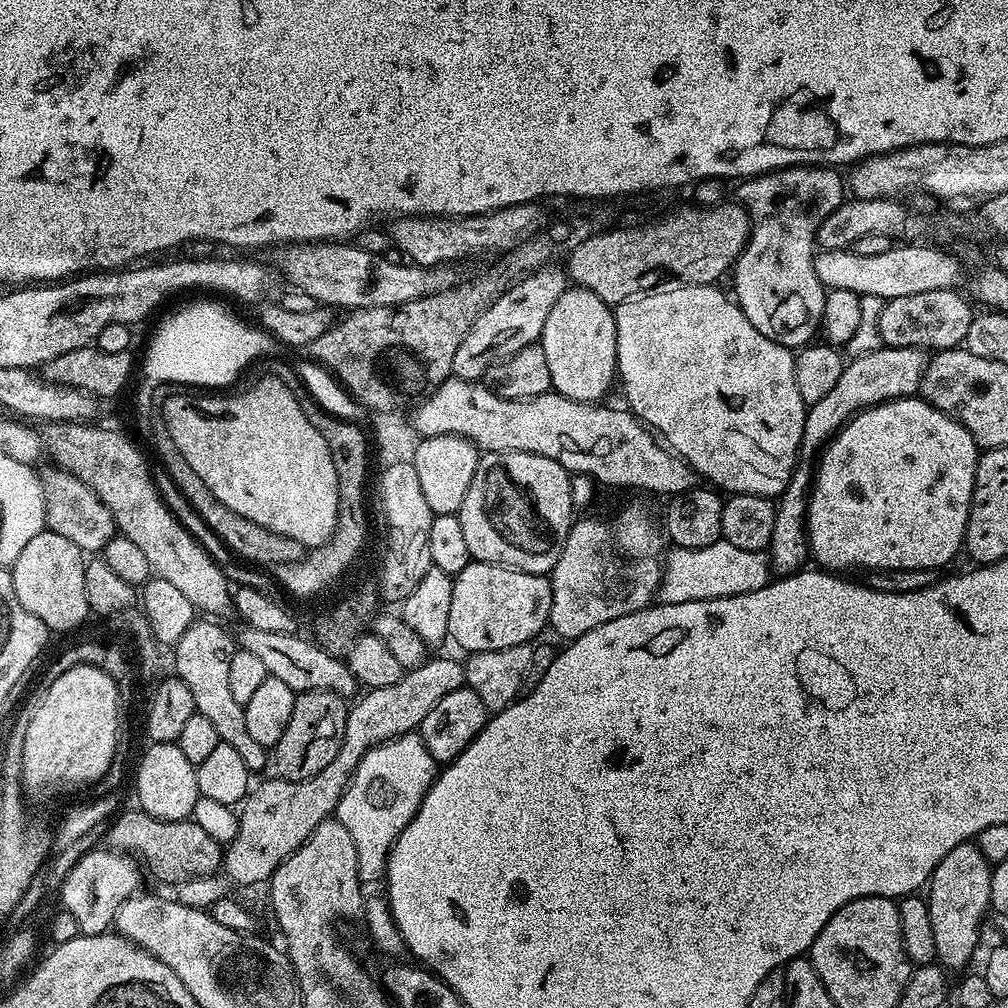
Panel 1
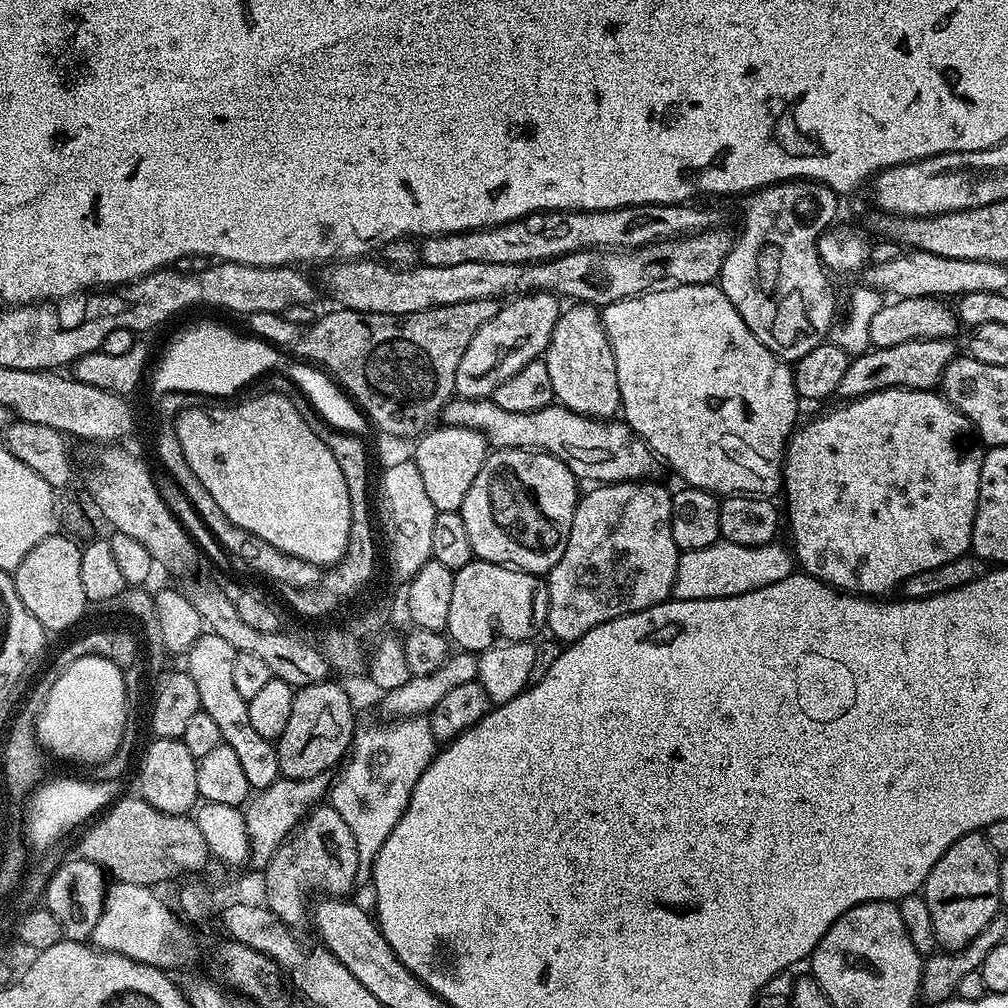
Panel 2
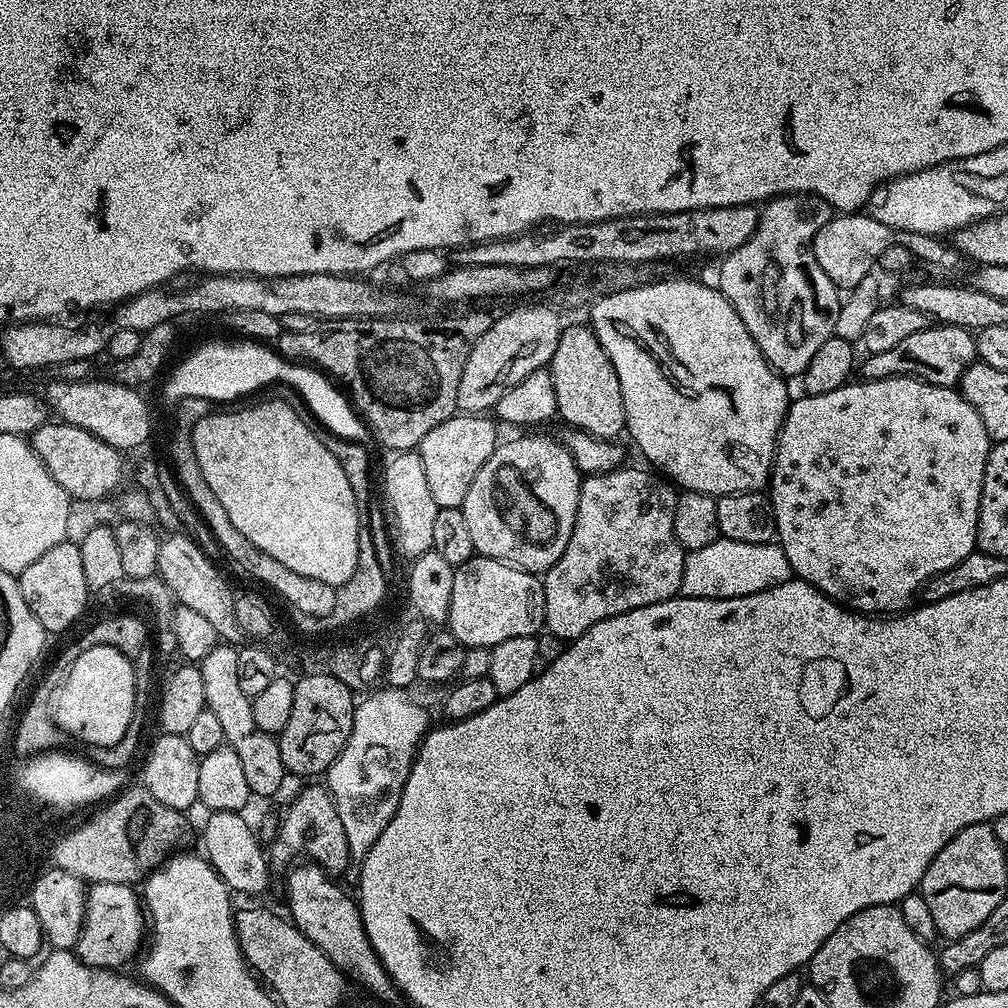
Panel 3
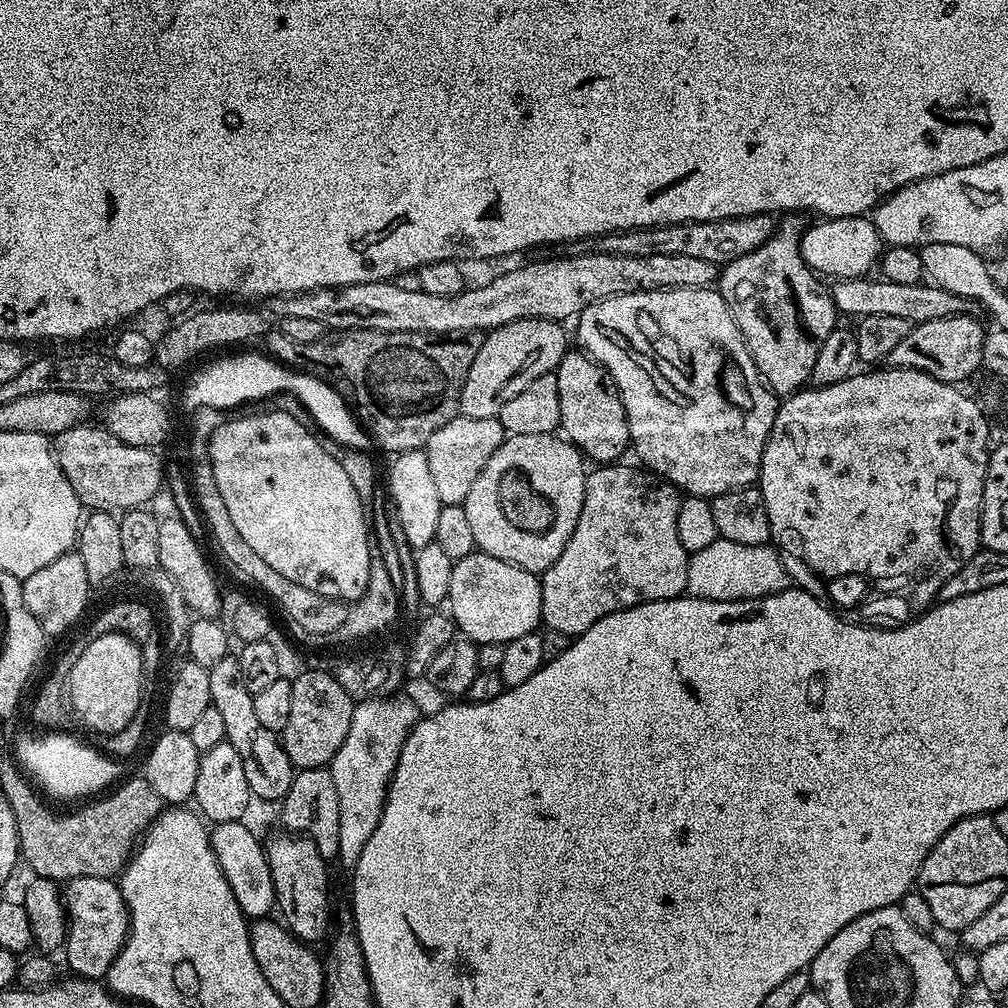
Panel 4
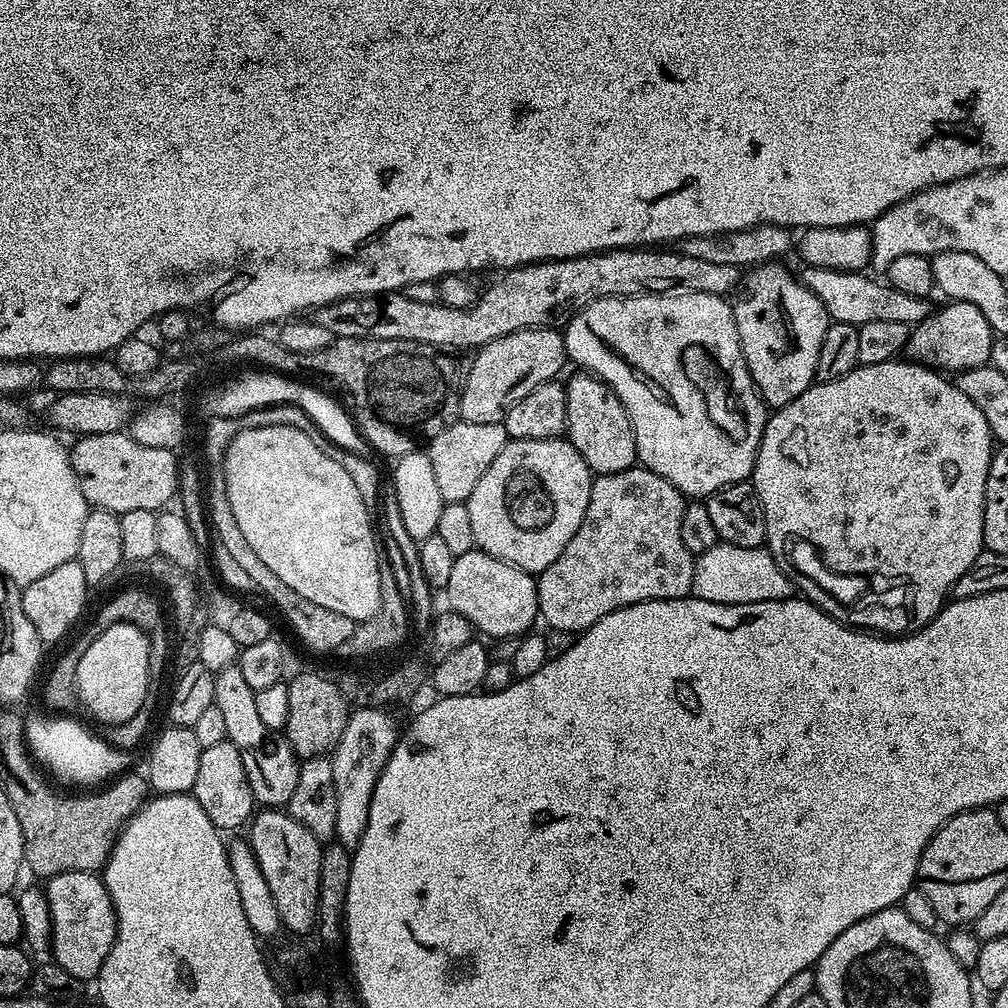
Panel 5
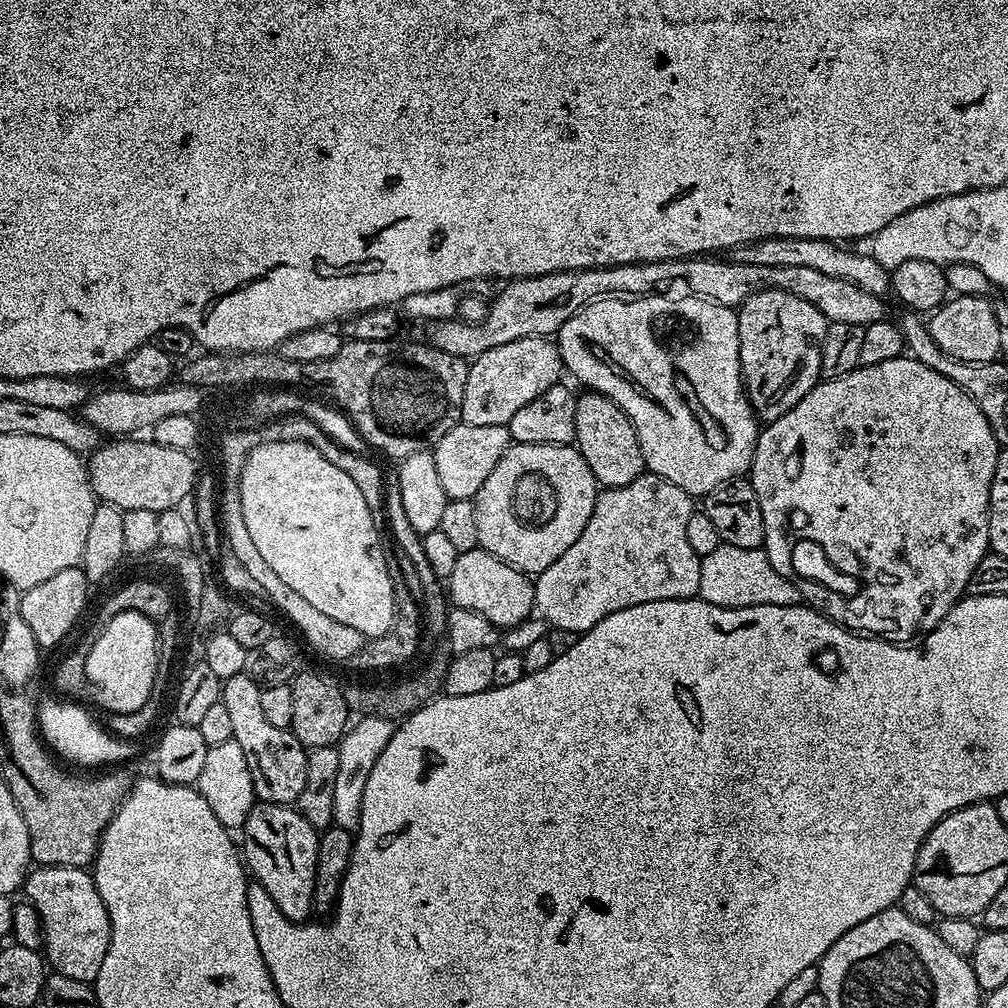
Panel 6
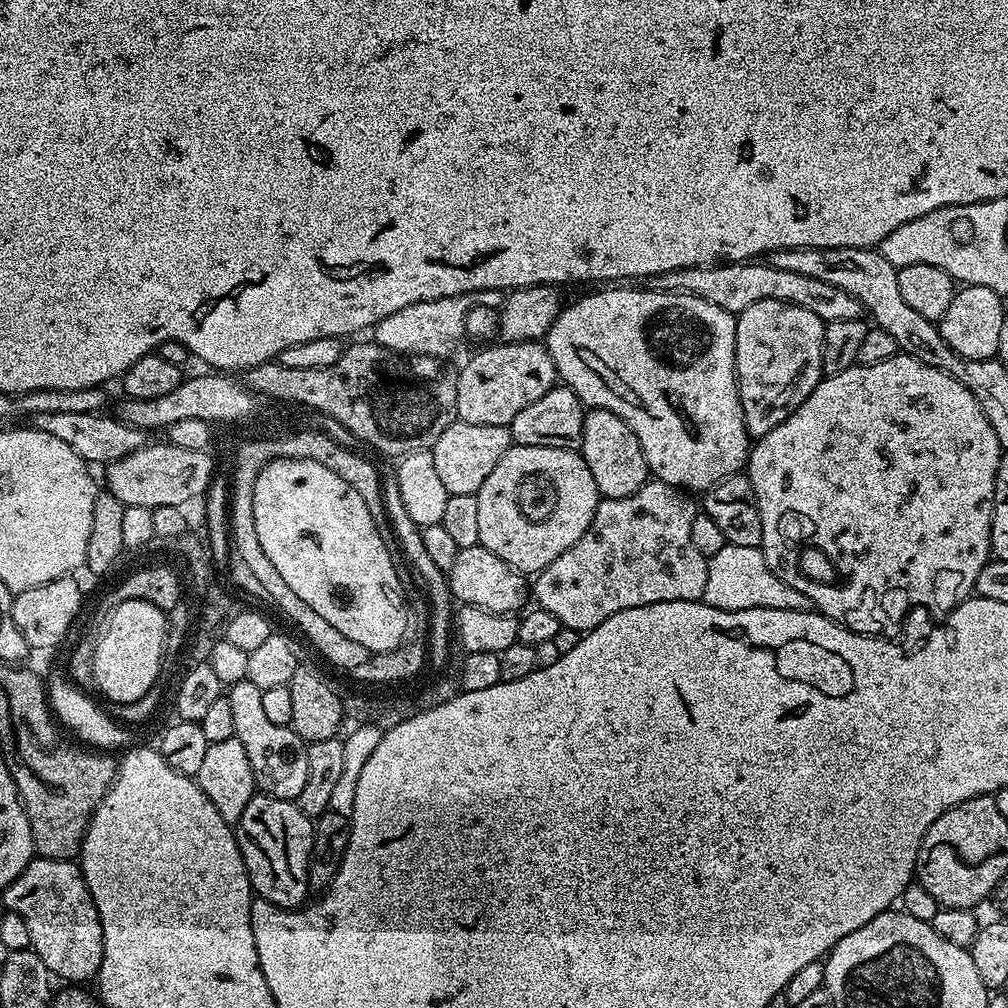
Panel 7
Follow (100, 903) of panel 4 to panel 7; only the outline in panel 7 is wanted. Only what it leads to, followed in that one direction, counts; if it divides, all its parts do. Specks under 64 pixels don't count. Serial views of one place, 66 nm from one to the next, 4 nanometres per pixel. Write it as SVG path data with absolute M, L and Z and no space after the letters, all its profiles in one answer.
M34 858L10 882L10 886L3 889L4 908L7 911L18 914L26 922L26 928L30 930L30 942L32 951L46 962L48 971L53 977L71 982L73 985L80 986L85 982L91 981L100 972L102 966L102 954L104 953L104 939L102 938L102 922L98 918L98 910L94 906L94 898L86 886L84 876L80 872L79 863L72 860L46 860Z

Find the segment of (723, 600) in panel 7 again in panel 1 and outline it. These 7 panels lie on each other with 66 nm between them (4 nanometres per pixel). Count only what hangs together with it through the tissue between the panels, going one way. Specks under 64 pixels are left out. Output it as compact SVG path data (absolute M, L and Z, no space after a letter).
M721 538L701 548L673 547L664 560L658 596L666 604L717 600L762 590L773 576L774 569L764 552L742 550L739 546L730 546L728 540Z

